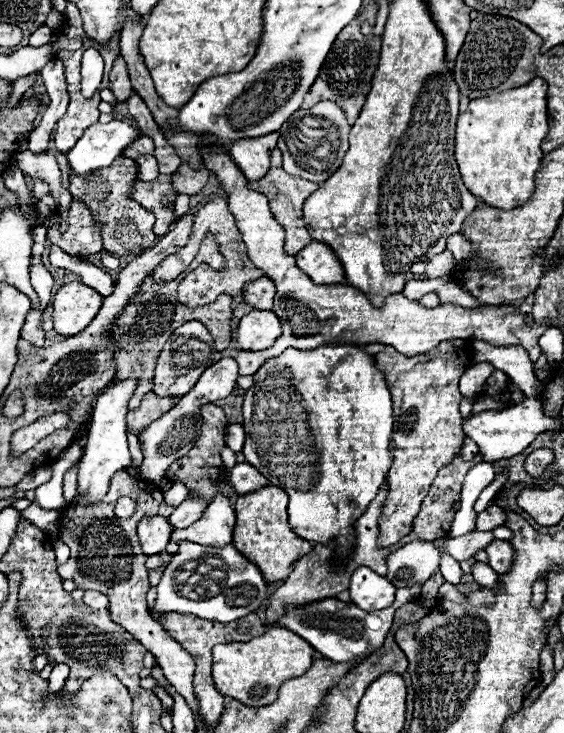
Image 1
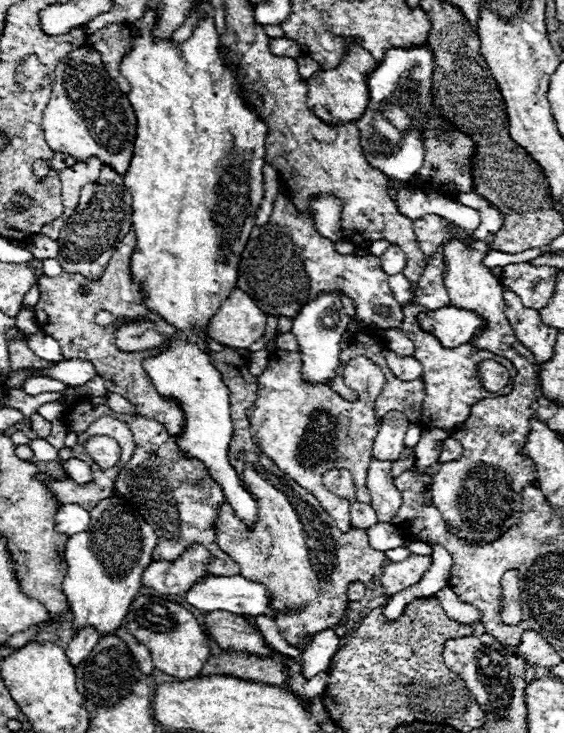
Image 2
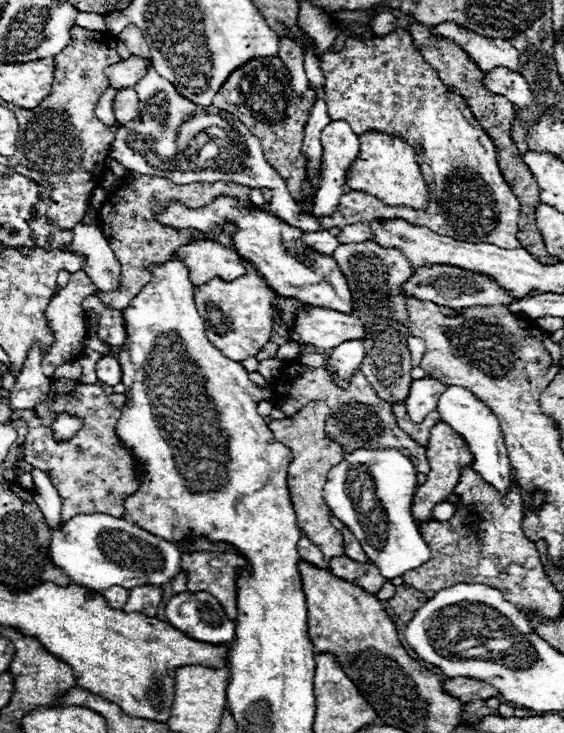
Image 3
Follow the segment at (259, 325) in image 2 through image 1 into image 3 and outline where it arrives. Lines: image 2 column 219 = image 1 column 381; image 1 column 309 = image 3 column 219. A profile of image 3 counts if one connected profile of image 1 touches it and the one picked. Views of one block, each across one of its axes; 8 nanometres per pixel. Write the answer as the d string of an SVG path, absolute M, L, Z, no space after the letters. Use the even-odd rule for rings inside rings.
M252 264L246 266L244 276L232 282L214 278L208 284L196 288L194 302L196 310L206 320L204 326L208 340L230 360L242 362L250 356L256 356L272 336L272 290L256 274Z

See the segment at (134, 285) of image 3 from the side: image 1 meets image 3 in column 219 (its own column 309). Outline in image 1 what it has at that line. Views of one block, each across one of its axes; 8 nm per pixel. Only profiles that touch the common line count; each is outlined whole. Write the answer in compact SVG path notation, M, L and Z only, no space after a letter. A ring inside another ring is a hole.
M278 148L272 150L270 154L272 158L272 164L270 164L270 170L268 170L268 176L264 176L262 180L256 180L256 182L248 182L248 188L256 190L256 192L262 192L268 196L268 202L270 202L270 210L274 214L274 218L282 224L282 228L286 230L286 244L284 244L284 252L288 256L296 256L296 252L300 252L300 248L308 246L312 242L312 236L308 234L306 230L306 224L302 220L302 204L304 200L316 192L316 188L320 188L320 184L312 184L310 180L302 180L302 178L296 178L296 176L290 176L282 170L282 154Z

